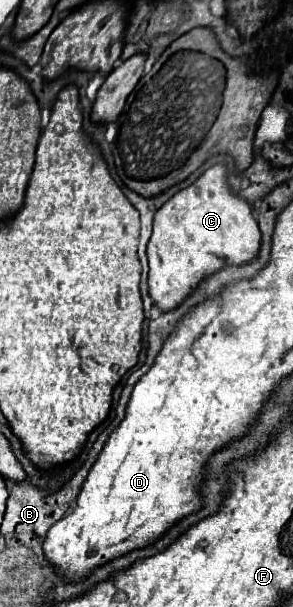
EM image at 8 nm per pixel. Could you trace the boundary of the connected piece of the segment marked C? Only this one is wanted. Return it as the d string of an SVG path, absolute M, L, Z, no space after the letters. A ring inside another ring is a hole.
M214 165L210 167L192 187L176 193L166 205L162 205L156 211L154 217L154 231L148 243L148 263L150 263L150 273L148 273L148 293L154 301L154 305L160 311L172 311L178 307L186 297L190 297L198 285L208 277L214 275L216 271L228 267L228 265L246 265L258 257L260 251L260 229L256 219L252 217L252 207L240 199L236 193L230 191L226 183L226 169L224 165ZM214 259L220 259L220 267L212 267Z

